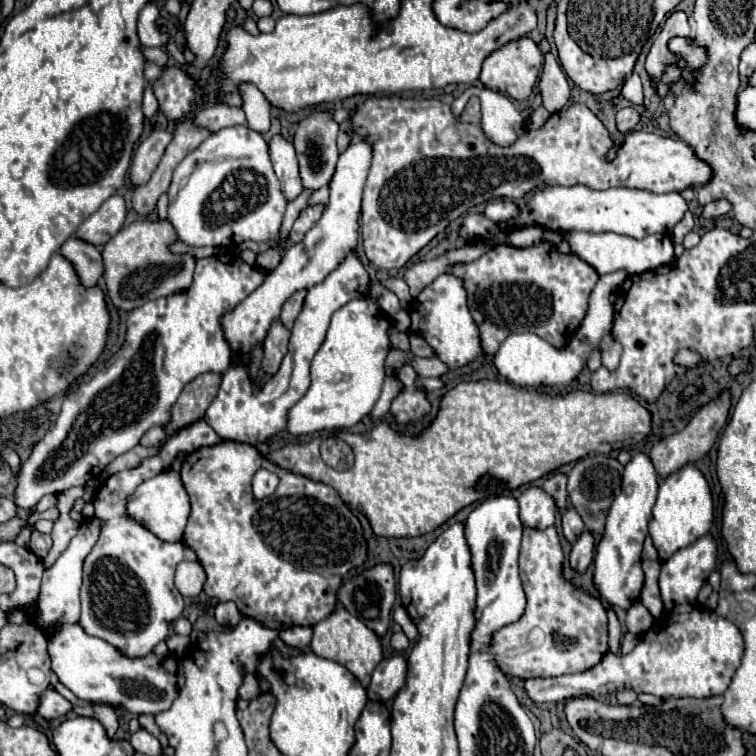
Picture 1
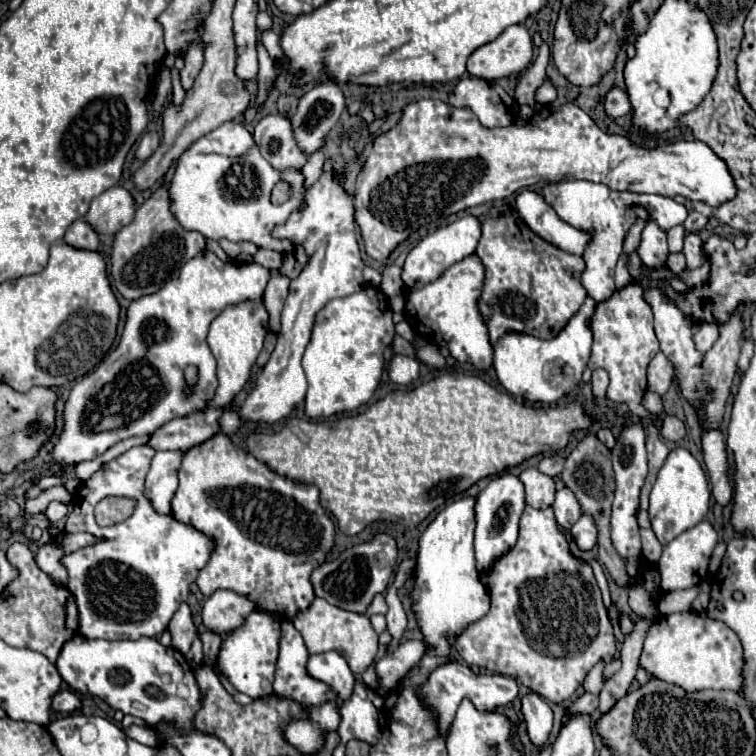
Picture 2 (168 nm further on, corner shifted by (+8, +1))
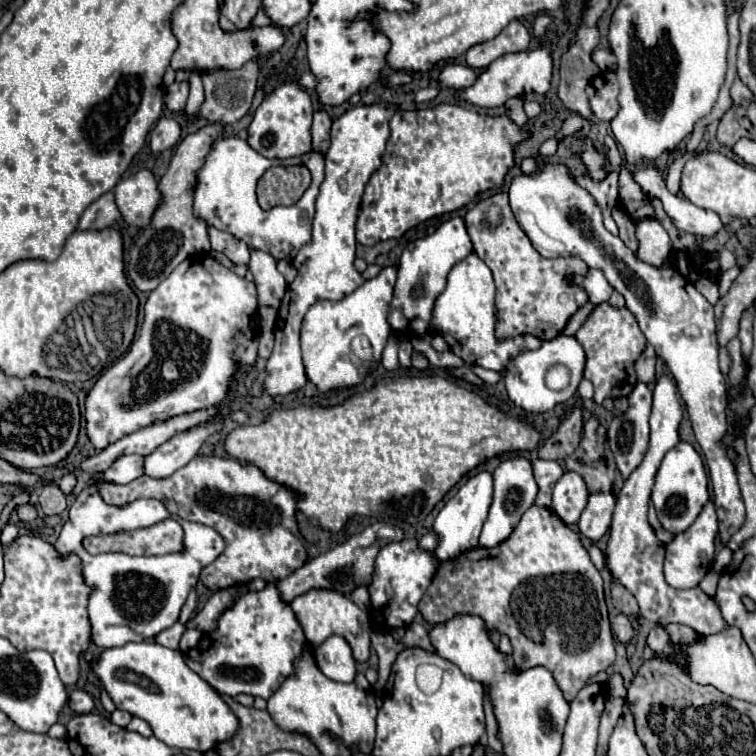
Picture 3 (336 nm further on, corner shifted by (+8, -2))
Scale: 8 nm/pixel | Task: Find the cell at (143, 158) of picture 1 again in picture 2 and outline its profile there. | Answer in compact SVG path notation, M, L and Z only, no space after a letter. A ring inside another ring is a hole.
M145 132L145 134L141 136L141 140L139 140L137 150L135 150L135 158L141 160L141 162L145 162L145 160L157 150L159 140L161 140L161 136L159 136L157 132Z

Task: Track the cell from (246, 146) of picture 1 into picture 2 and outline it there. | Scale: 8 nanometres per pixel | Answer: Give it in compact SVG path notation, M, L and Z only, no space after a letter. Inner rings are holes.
M229 120L191 144L177 160L177 170L169 186L171 214L183 226L183 230L197 230L211 240L247 240L259 248L275 252L291 250L291 242L273 238L271 232L301 206L303 194L303 176L299 170L285 170L279 174L275 168L271 168L271 164L259 154L253 136L239 120ZM277 182L287 182L291 188L289 200L281 206L275 206L269 200Z

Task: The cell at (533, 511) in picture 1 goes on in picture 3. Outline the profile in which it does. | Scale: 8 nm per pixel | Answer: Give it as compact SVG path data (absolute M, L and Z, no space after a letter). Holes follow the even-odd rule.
M537 459L533 463L533 475L535 481L539 485L539 493L537 493L537 501L535 505L539 507L549 507L551 505L551 493L555 487L555 481L565 473L565 469L561 467L559 461L551 461L551 459Z

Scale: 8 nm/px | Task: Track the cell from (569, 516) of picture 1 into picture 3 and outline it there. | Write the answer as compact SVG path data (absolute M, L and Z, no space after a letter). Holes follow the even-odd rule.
M565 471L553 489L551 509L567 525L575 525L587 505L587 497L589 497L589 491L583 477L575 471Z

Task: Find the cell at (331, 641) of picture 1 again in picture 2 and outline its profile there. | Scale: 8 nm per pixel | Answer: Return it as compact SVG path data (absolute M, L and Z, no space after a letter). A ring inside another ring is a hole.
M315 598L315 602L303 614L295 616L293 624L301 632L309 654L335 650L347 660L353 674L363 674L377 656L377 632L373 630L369 616L365 614L339 610L337 606L323 602L323 598Z

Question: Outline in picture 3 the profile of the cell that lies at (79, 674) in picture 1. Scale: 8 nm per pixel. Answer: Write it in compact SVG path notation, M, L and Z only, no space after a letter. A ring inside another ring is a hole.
M153 641L127 643L123 647L105 649L99 655L97 663L93 665L93 671L101 679L103 687L107 689L107 693L113 699L113 703L117 705L117 709L129 711L131 715L145 719L151 725L153 735L159 737L159 741L163 741L169 747L205 753L205 751L217 749L219 743L229 741L237 733L239 721L237 721L235 713L229 709L229 705L221 699L221 695L211 685L207 685L197 673L193 673L187 667L181 651L167 649Z

